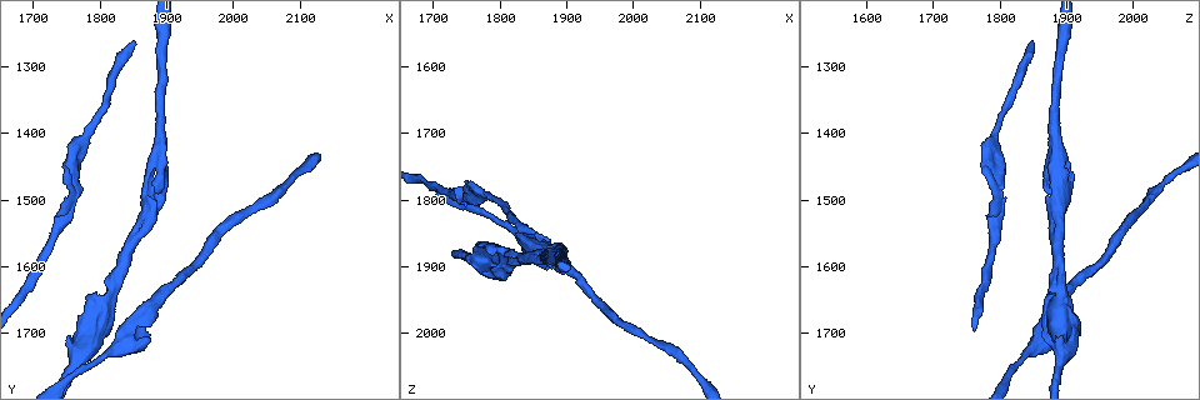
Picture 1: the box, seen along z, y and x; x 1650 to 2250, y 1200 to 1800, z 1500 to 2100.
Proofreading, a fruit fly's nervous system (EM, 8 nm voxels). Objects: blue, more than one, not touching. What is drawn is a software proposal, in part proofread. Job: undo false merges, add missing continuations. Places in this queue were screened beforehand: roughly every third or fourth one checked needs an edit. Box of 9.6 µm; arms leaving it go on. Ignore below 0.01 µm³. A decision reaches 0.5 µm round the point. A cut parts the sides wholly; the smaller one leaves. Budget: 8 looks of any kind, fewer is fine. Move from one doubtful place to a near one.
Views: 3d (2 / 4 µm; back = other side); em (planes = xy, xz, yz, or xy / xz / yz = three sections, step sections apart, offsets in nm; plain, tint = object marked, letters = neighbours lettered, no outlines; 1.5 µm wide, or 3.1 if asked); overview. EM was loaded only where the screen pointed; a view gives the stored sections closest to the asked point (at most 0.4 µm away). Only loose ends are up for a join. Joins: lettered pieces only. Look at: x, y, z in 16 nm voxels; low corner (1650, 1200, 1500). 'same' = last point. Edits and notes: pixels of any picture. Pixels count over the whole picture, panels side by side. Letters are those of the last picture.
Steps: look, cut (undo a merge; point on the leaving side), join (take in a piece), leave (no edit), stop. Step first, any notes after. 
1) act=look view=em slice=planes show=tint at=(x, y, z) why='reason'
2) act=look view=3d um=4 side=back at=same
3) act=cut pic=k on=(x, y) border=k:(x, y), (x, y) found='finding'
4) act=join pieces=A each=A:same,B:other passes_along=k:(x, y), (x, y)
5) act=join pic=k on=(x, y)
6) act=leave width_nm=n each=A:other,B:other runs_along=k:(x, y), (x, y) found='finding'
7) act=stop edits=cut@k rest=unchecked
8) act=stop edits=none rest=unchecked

act=look view=em slice=planes show=letters at=(1770, 1735, 1890) why='a fork'

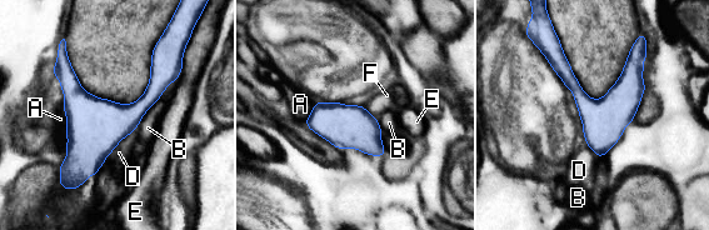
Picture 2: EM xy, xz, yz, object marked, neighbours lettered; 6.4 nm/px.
act=leave width_nm=280 each=A:other,B:other,D:other,E:other,F:other runs_along=2:(169, 79), (124, 118), (63, 179) found='all the same neuron'

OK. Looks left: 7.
act=look view=em slice=planes show=letters at=(1875, 1490, 1895)

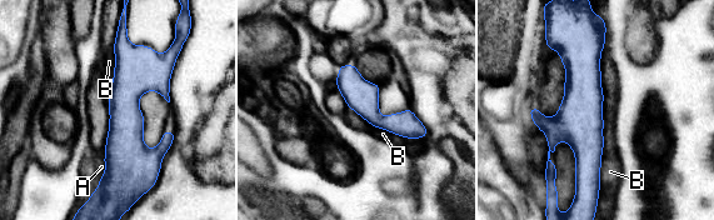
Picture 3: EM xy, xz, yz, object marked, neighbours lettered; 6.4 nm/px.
act=leave longest_contact=B:800nm each=A:other,B:other found='continuous, no second neuron'

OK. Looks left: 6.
act=look view=em slice=planes show=tint at=(1770, 1495, 1790) why='narrows sharply'

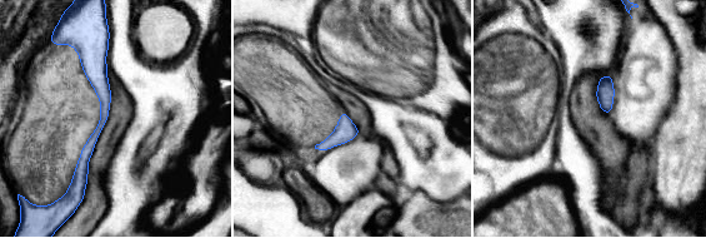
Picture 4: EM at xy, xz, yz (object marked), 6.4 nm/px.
act=look view=em slice=planes show=letters at=same why='see the neighbours'

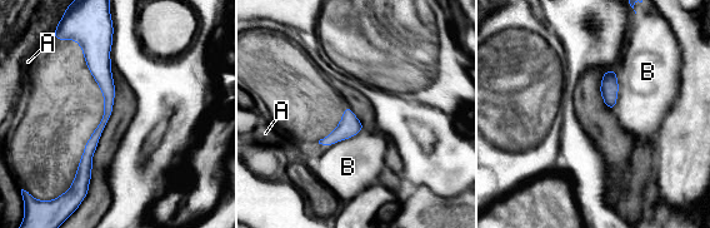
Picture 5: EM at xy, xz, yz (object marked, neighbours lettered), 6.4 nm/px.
act=leave each=A:other,B:other runs_along=5:(109, 41), (108, 113), (85, 183) found='one neuron here'

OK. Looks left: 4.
act=stop edits=none rest=unchecked

